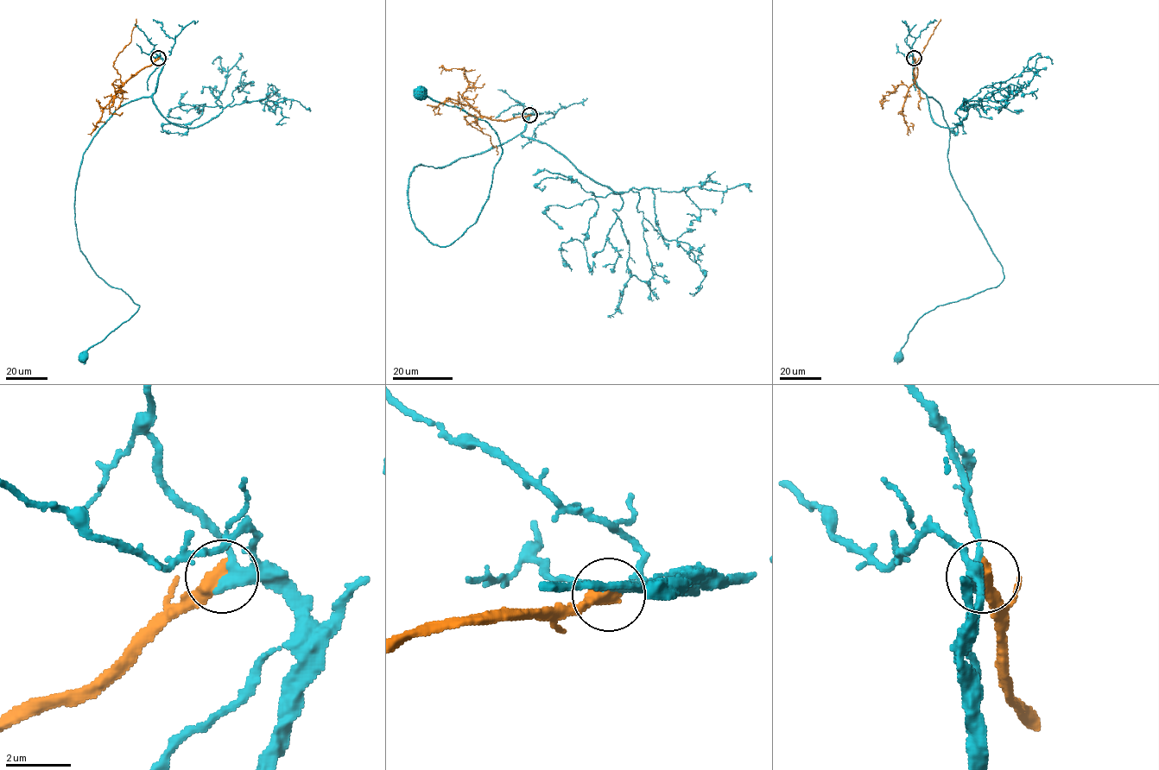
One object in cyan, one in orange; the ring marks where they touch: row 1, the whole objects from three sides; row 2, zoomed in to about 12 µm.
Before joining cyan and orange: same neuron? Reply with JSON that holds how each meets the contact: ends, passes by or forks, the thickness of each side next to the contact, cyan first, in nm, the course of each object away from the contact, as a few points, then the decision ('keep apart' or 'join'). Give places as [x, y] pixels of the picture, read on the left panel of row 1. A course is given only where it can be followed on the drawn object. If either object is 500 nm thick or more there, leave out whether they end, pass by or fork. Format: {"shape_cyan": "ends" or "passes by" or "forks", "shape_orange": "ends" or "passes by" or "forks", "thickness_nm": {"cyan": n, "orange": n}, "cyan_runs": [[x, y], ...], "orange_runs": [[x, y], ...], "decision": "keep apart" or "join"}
{"thickness_nm": {"cyan": 320, "orange": 550}, "cyan_runs": [[158, 59], [155, 91], [115, 110], [84, 154], [76, 179], [81, 252], [97, 274], [139, 306], [83, 357]], "orange_runs": [[158, 59], [123, 83], [121, 81], [113, 62], [130, 41], [136, 19]], "decision": "join"}

